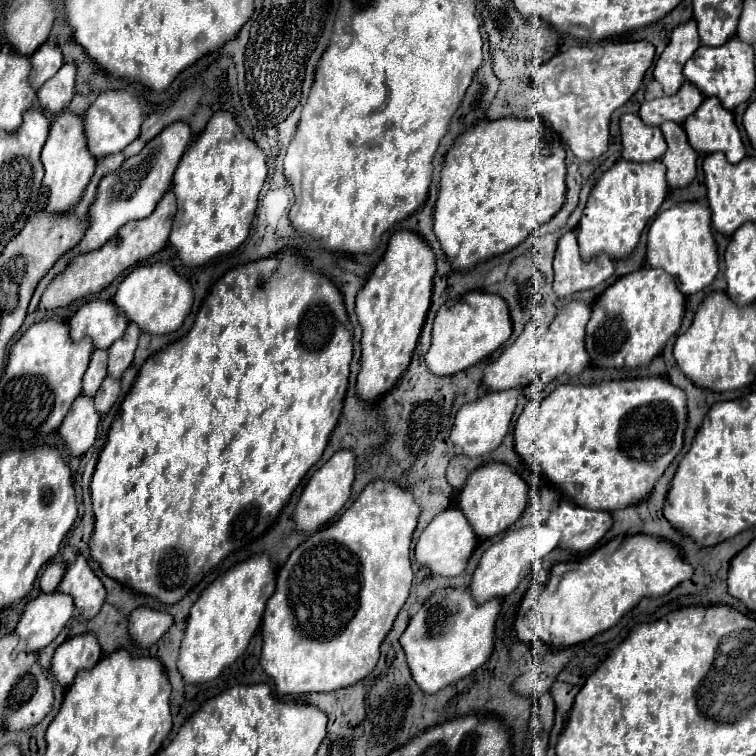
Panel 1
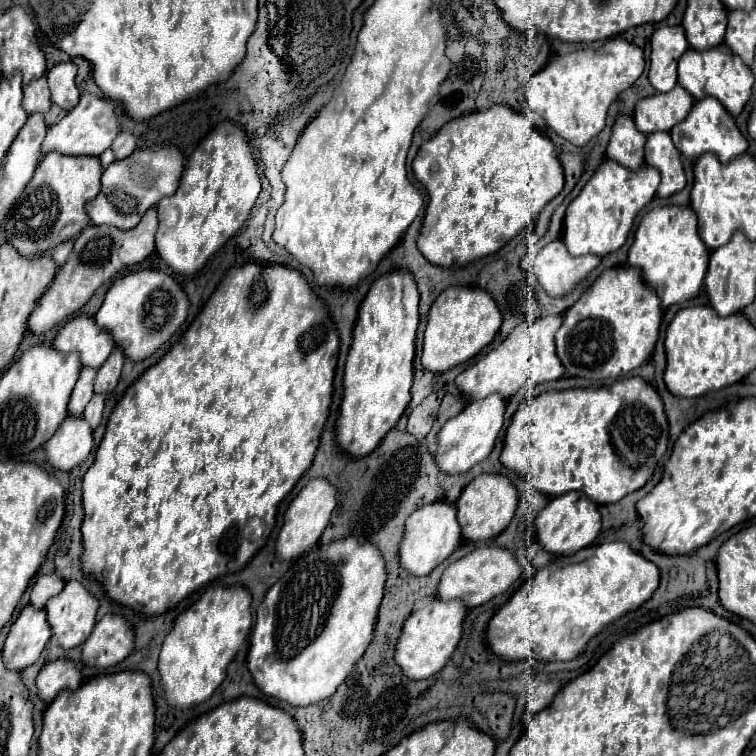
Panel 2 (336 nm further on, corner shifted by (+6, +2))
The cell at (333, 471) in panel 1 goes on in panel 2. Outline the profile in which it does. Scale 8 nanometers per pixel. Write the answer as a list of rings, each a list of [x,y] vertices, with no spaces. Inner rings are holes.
[[[324,478],[310,480],[298,492],[298,496],[286,508],[284,524],[282,524],[282,530],[280,530],[278,540],[276,540],[276,558],[278,560],[294,560],[294,558],[306,554],[318,542],[318,538],[322,536],[324,528],[328,526],[330,514],[336,506],[336,496],[334,494],[336,494],[334,486],[330,486],[328,480],[324,480]]]

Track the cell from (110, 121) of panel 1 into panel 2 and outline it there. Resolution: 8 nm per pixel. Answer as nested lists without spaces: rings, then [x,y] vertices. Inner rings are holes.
[[[82,94],[74,110],[70,110],[58,124],[48,126],[48,134],[42,142],[42,154],[62,152],[72,156],[100,156],[106,148],[110,148],[118,132],[120,130],[114,116],[114,106],[108,100],[98,98],[94,94]]]

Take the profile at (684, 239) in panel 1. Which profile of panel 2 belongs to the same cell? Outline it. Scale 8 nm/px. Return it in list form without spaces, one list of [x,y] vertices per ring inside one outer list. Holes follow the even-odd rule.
[[[662,206],[650,210],[642,218],[628,252],[628,266],[640,270],[644,284],[660,296],[662,308],[668,308],[670,304],[686,302],[700,292],[708,256],[710,252],[700,238],[694,210],[690,210],[690,206]]]

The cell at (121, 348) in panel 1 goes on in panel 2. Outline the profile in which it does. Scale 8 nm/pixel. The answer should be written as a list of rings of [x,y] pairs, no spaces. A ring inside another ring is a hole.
[[[114,348],[114,352],[108,356],[108,360],[102,364],[102,368],[96,372],[96,380],[94,380],[96,394],[108,394],[116,388],[116,384],[120,380],[122,364],[124,364],[124,354],[122,354],[122,350]]]

